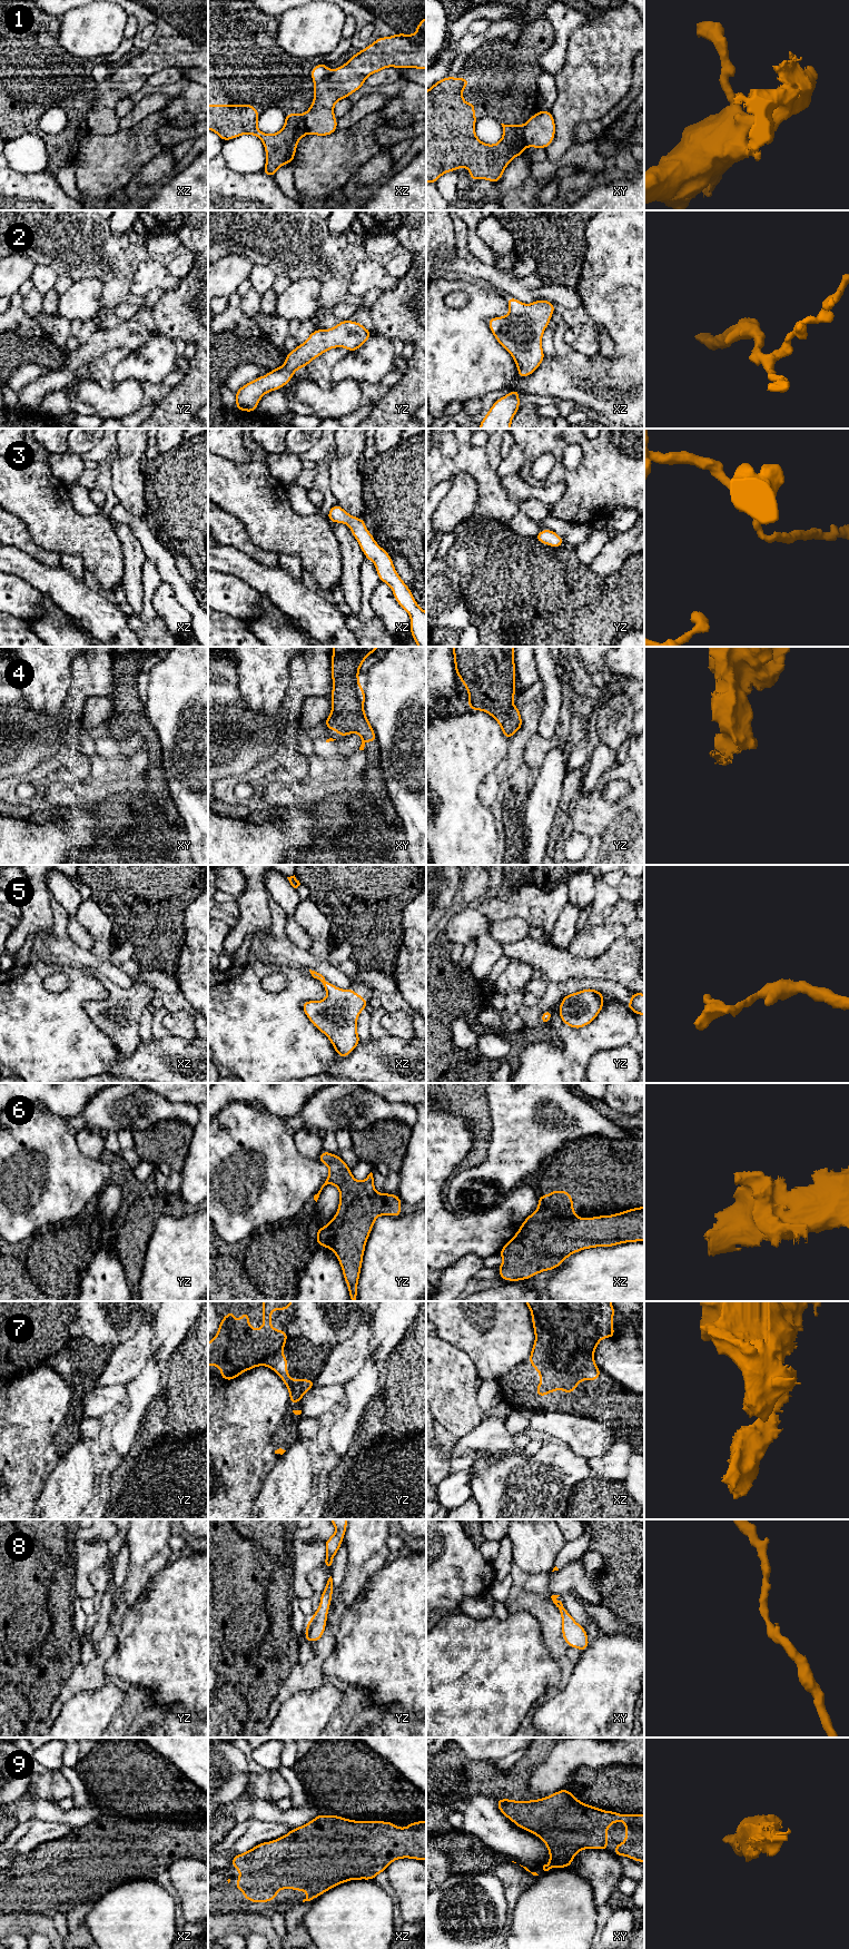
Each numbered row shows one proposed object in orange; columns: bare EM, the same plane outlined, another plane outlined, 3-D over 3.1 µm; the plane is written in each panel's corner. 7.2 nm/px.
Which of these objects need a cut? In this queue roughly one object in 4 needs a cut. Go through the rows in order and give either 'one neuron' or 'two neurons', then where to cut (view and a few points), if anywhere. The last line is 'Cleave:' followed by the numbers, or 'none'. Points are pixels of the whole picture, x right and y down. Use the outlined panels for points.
1: two neurons; cut in xy along (524, 125), (524, 143), (526, 145)
2: one neuron; no cut
3: one neuron; no cut
4: one neuron; no cut
5: one neuron; no cut
6: one neuron; no cut
7: one neuron; no cut
8: one neuron; no cut
9: one neuron; no cut
Cleave: 1

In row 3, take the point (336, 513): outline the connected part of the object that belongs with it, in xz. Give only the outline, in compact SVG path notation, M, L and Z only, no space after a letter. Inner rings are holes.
M337 503L330 508L327 518L332 523L345 523L349 526L365 558L375 564L381 582L391 587L396 602L409 614L409 631L414 641L418 647L426 647L426 612L416 603L412 591L396 572L391 555L375 542L364 519L348 514Z

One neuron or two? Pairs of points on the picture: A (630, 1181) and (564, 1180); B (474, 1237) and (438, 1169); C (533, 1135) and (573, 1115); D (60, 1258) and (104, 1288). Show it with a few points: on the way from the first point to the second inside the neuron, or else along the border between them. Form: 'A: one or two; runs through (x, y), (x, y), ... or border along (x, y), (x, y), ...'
A: one; runs through (613, 1180), (581, 1180)
B: one; runs through (455, 1224), (437, 1207), (437, 1188)
C: one; runs through (543, 1125), (553, 1115), (563, 1115)
D: two; border along (91, 1249), (91, 1258), (79, 1289)

